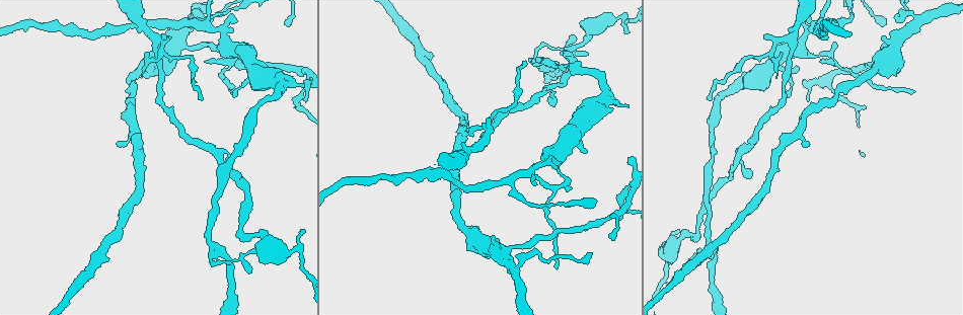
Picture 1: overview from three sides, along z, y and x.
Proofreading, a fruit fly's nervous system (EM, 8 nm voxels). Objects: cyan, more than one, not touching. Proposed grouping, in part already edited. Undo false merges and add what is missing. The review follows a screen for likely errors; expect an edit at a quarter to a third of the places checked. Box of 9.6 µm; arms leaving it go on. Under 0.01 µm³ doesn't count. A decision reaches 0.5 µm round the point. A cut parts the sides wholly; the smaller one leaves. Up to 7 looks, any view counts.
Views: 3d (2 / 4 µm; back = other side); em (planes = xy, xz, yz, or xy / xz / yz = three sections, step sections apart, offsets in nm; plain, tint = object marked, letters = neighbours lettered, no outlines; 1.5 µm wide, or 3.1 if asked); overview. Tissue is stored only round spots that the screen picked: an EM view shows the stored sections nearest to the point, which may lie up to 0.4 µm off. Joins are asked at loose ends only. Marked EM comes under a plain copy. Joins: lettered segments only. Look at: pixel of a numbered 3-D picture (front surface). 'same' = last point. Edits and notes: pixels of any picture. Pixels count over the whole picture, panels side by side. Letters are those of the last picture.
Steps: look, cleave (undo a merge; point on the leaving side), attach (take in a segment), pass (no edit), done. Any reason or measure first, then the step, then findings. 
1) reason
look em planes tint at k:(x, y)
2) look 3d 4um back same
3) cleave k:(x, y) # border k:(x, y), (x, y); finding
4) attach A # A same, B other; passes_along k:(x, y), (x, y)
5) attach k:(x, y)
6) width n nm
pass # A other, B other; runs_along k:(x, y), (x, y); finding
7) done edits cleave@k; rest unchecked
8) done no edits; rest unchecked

a narrow waist
look em xy step 8 tint at 1:(735, 165)

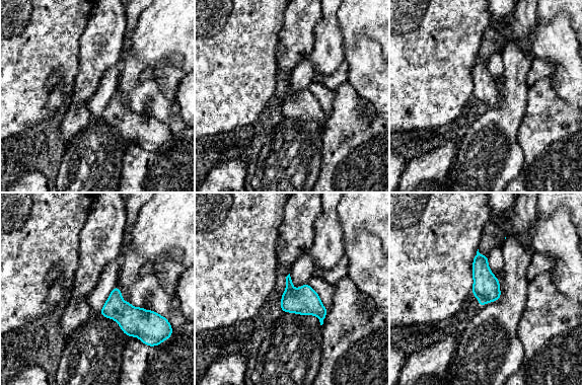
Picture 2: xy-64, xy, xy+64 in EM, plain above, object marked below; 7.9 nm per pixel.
another direction
look em xz step 8 letters same

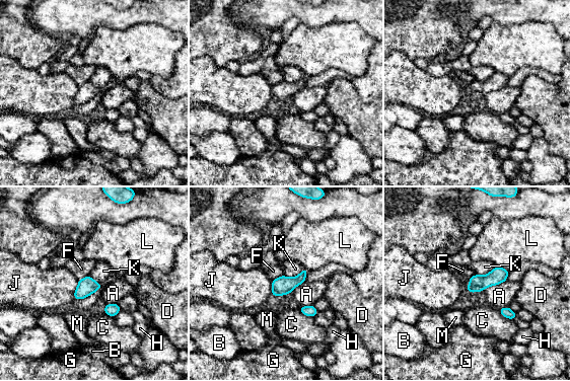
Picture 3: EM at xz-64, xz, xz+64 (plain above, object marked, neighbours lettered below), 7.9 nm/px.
pass # A other, B other, C other, D other, F other, G other, H other, J other, K other, L other, M other; border 3:(506, 280), (490, 285), (481, 291); continuous, no second neuron

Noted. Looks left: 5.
free end
look em planes letters at 1:(117, 146)

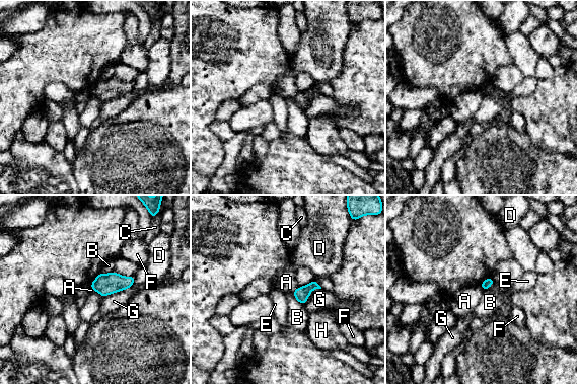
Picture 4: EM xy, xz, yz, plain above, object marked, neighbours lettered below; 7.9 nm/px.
pass # A other, B other, C other, D other, E other, F other, G other, H other; border 4:(299, 287), (293, 292); none of them fits

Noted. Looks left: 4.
sharp bend
look 3d 2um at 1:(618, 18)

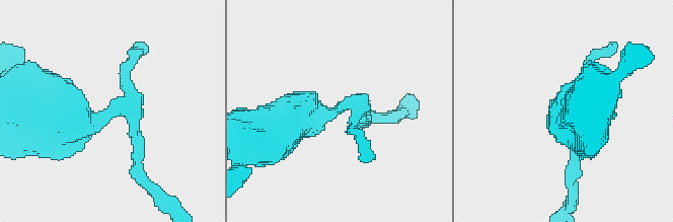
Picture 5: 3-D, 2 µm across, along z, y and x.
look em planes tint at 5:(336, 113)

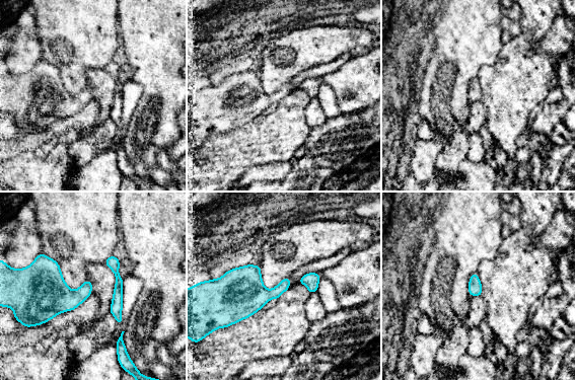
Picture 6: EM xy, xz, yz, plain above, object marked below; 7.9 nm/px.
see the neighbours
look em planes letters same

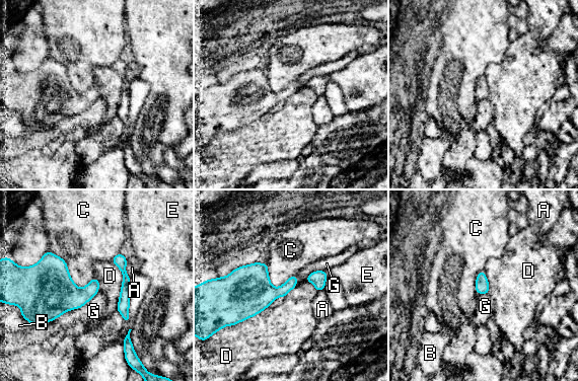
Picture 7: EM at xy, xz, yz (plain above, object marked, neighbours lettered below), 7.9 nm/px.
pass # A other, B other, C other, D other, E other, G other; border 7:(111, 261), (122, 275), (117, 310); one neuron here

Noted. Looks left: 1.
done no edits; rest unchecked

